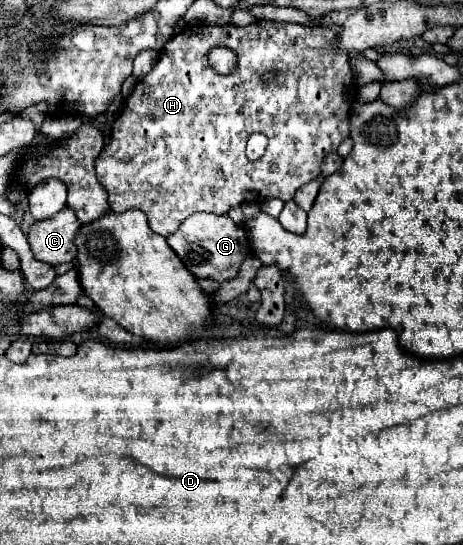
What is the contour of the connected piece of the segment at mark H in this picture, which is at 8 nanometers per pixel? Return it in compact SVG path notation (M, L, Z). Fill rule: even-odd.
M257 20L255 24L249 24L245 28L233 26L233 24L229 24L229 26L189 26L183 32L179 32L177 36L173 36L167 42L167 46L163 46L161 56L159 56L157 64L153 66L153 70L135 84L133 92L125 100L125 106L123 106L121 114L113 122L109 144L101 150L101 154L99 154L97 162L95 162L97 178L105 186L105 190L109 192L111 210L117 212L117 214L123 214L127 210L143 210L147 214L151 230L167 238L169 234L173 234L181 226L181 222L185 218L189 218L195 212L227 214L229 208L233 208L237 204L243 204L245 200L255 202L255 204L263 204L267 198L279 198L283 202L293 200L293 194L295 194L297 188L301 188L303 184L315 180L321 174L319 166L321 166L323 158L327 154L335 152L337 146L343 142L343 138L349 136L349 108L351 108L351 104L355 100L355 96L353 96L355 80L353 80L353 74L351 74L351 68L349 68L349 58L339 58L339 60L337 58L327 58L327 50L323 50L323 46L327 46L327 42L331 42L331 38L335 38L335 30L331 26L311 28L311 26L303 26L303 24L271 22L271 20ZM213 46L225 46L225 48L231 48L233 52L237 52L239 66L237 66L235 74L219 76L207 66L207 52ZM303 64L311 66L311 70L305 72ZM271 68L283 70L283 78L277 78L275 82L261 82L261 74L265 70L271 70ZM255 132L265 134L269 144L267 144L265 154L259 160L249 160L247 154L245 154L245 144L247 144L247 138L251 134L255 134Z

